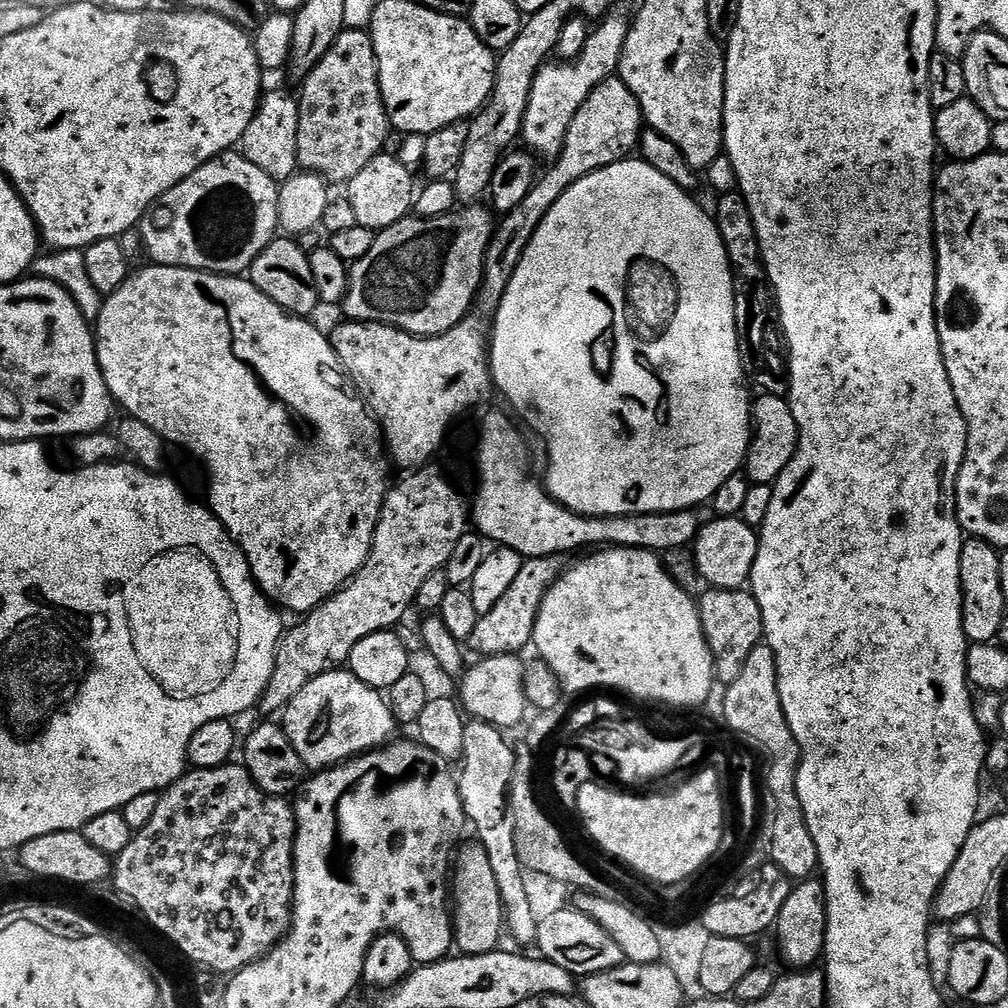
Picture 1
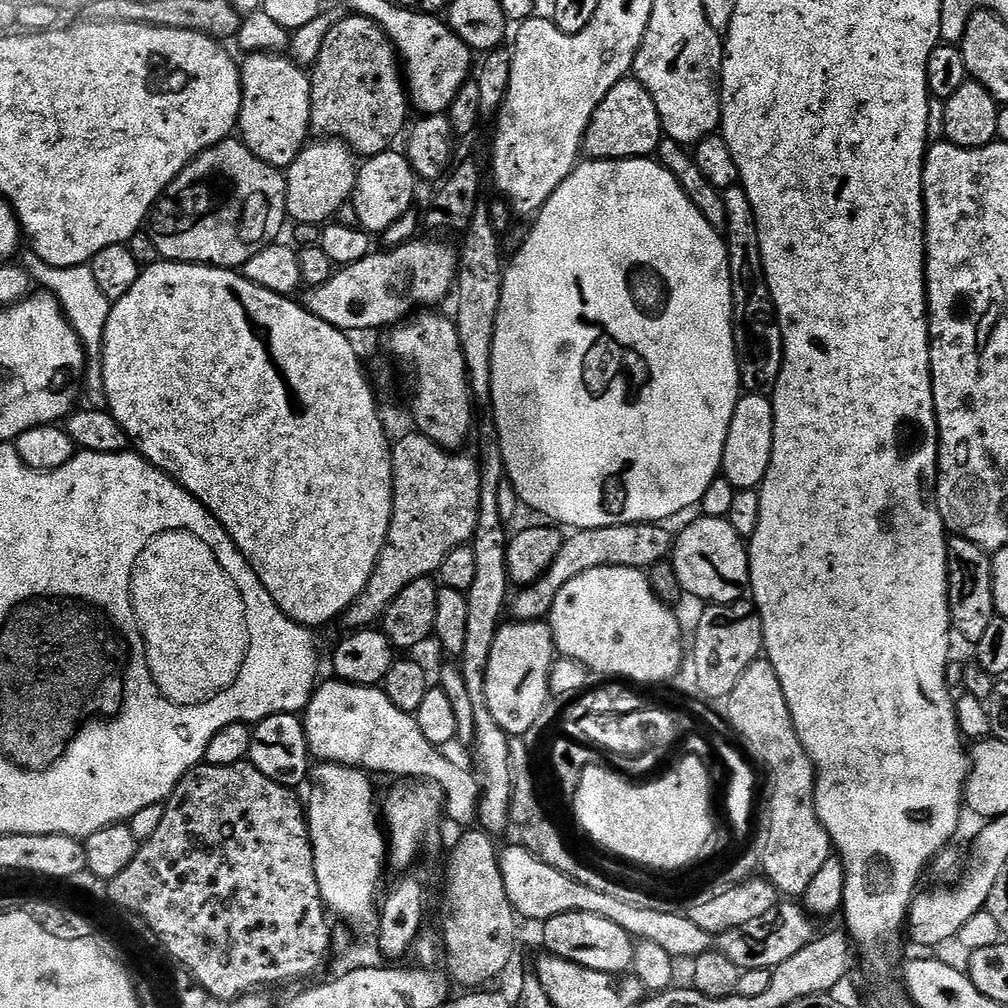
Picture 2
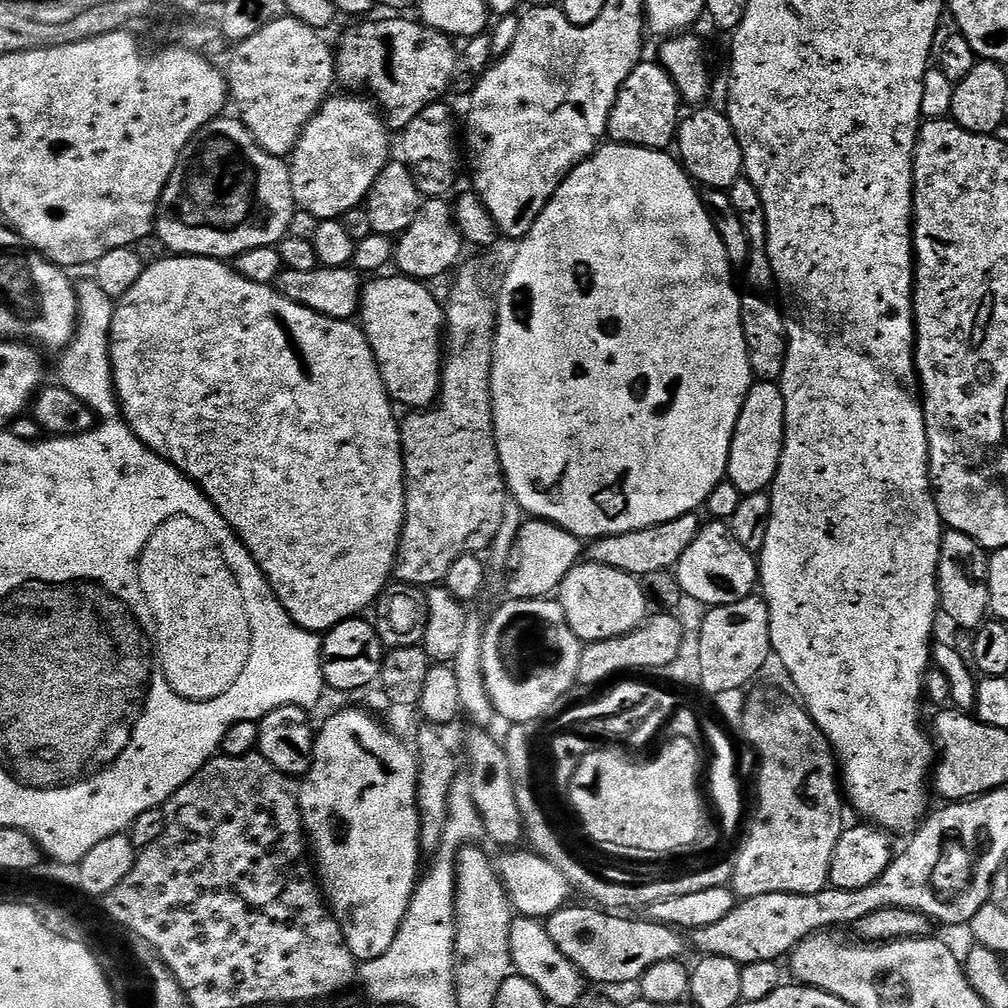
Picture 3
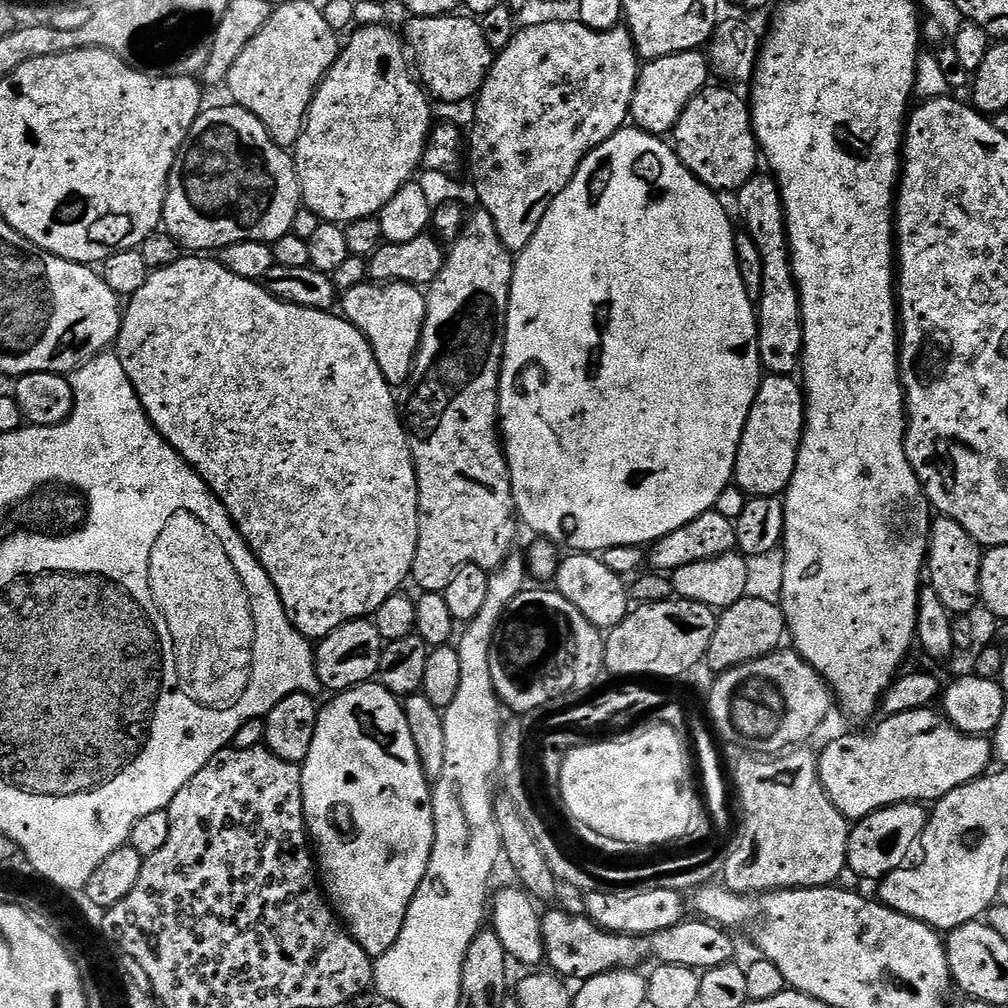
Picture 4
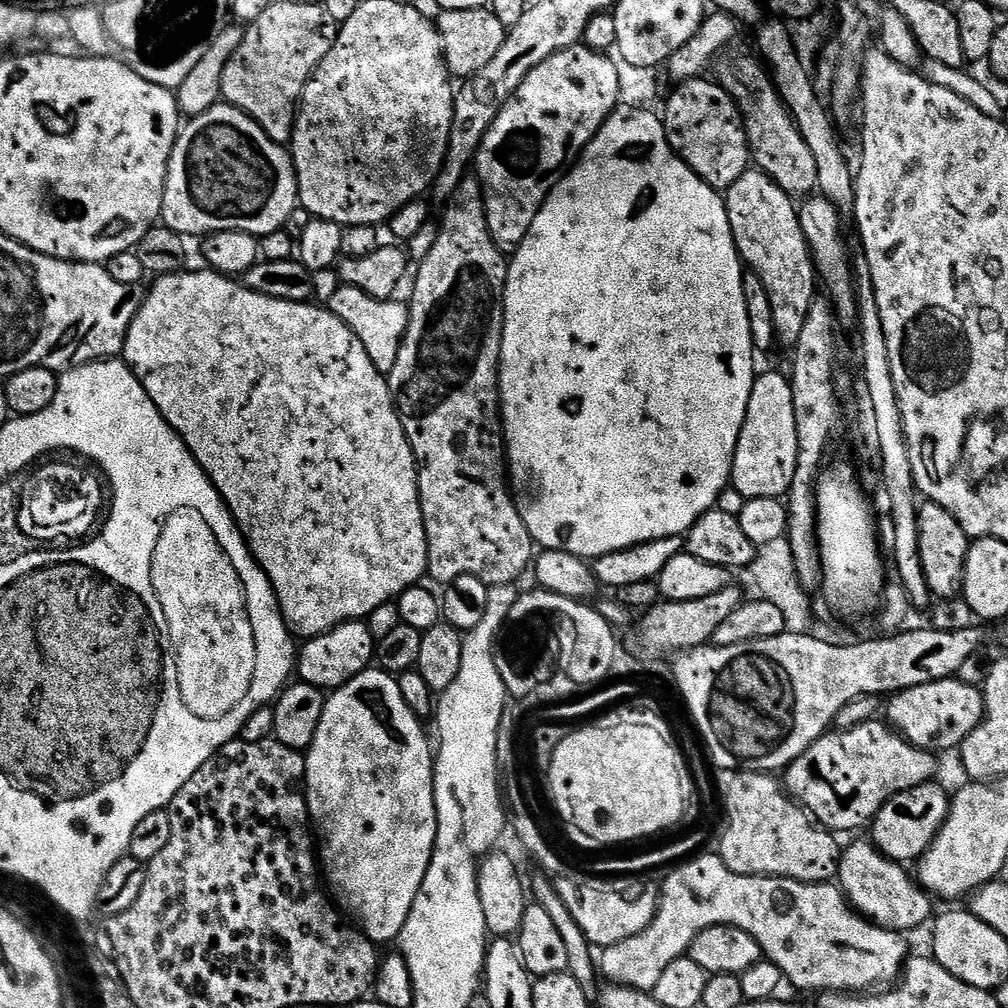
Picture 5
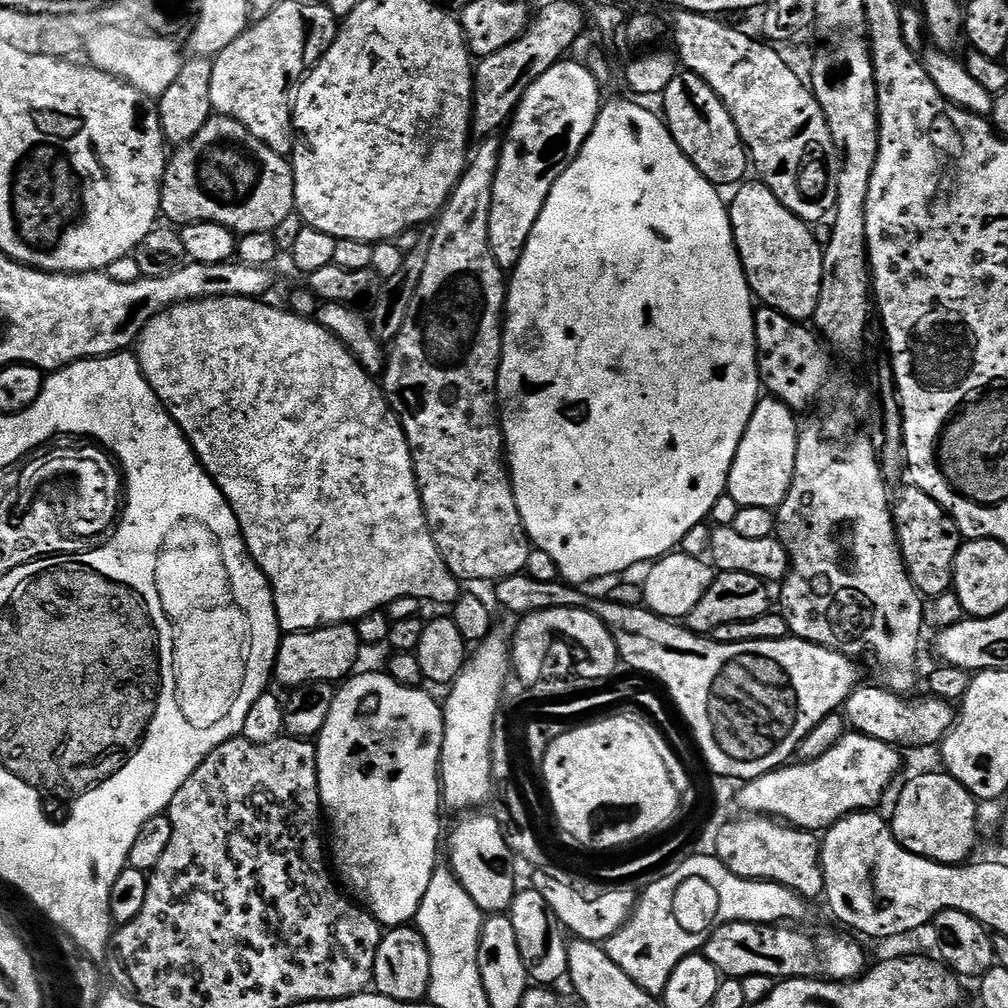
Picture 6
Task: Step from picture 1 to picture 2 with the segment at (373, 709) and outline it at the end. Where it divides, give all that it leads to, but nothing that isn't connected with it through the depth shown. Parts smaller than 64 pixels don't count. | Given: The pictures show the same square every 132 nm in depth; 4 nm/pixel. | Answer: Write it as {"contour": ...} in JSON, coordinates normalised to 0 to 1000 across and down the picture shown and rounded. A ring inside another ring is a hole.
{"contour":[[[326,673],[325,676],[318,678],[314,682],[313,686],[310,688],[310,695],[306,698],[306,701],[302,703],[300,707],[300,713],[302,715],[302,727],[306,733],[306,744],[307,747],[314,755],[324,756],[327,758],[342,758],[348,762],[360,762],[363,766],[367,768],[374,768],[373,766],[382,766],[385,770],[397,770],[393,772],[404,772],[409,776],[424,776],[426,779],[434,778],[438,785],[444,789],[444,802],[442,798],[442,810],[449,813],[452,817],[457,817],[457,822],[464,823],[473,816],[476,808],[476,783],[478,781],[477,775],[474,773],[473,767],[468,766],[464,762],[459,762],[456,758],[451,758],[446,751],[443,750],[443,745],[438,744],[434,739],[429,738],[423,732],[419,732],[419,724],[415,724],[415,716],[413,715],[412,709],[408,706],[400,706],[395,704],[395,700],[391,700],[387,696],[387,692],[381,688],[376,682],[373,681],[362,681],[359,679],[342,679],[340,675],[335,675],[332,673]]]}

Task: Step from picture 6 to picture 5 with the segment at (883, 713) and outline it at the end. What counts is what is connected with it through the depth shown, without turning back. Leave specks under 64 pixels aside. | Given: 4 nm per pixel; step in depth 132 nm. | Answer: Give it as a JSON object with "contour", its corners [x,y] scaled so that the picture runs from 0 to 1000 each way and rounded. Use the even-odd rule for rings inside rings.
{"contour":[[[947,673],[907,681],[888,688],[879,698],[880,717],[908,742],[926,748],[951,743],[957,732],[976,714],[976,688]]]}

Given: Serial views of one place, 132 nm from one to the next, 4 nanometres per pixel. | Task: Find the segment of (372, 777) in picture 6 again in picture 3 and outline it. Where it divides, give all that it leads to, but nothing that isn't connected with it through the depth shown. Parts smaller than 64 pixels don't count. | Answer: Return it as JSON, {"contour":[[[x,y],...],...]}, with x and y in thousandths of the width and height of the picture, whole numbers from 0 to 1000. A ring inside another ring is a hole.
{"contour":[[[345,702],[342,706],[331,707],[318,722],[315,722],[310,739],[310,759],[308,764],[300,771],[300,777],[296,782],[298,810],[302,813],[305,836],[312,846],[312,861],[315,866],[316,880],[319,882],[319,888],[329,906],[329,910],[333,912],[339,923],[347,946],[355,954],[370,952],[379,946],[383,946],[383,942],[387,942],[387,935],[391,935],[391,931],[399,919],[399,911],[403,907],[405,897],[409,893],[409,885],[415,876],[419,846],[417,844],[417,809],[413,799],[414,761],[414,751],[406,739],[404,742],[391,727],[384,726],[367,707],[356,706],[353,702]]]}

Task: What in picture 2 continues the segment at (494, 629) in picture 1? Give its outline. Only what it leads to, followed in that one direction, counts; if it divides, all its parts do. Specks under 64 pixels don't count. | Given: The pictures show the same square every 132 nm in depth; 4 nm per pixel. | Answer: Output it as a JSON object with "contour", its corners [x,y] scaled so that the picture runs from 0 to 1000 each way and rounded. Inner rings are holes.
{"contour":[[[658,519],[649,520],[618,520],[617,522],[597,522],[596,524],[577,524],[568,527],[561,535],[553,553],[547,562],[528,579],[519,580],[516,587],[507,592],[506,607],[513,616],[539,616],[550,601],[550,593],[554,593],[554,585],[562,581],[573,569],[581,565],[593,565],[601,562],[614,563],[633,563],[642,565],[653,558],[663,556],[669,543],[668,529],[663,529]]]}

